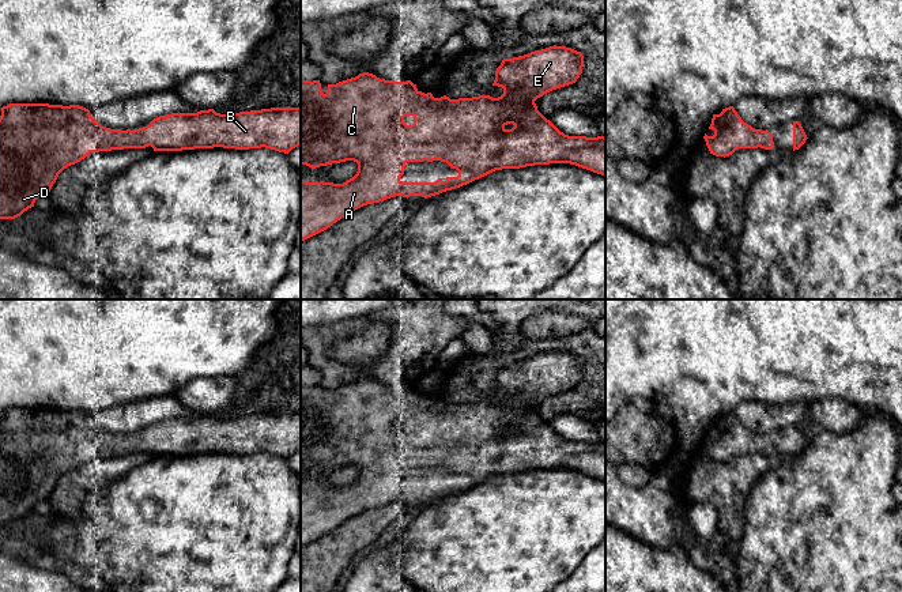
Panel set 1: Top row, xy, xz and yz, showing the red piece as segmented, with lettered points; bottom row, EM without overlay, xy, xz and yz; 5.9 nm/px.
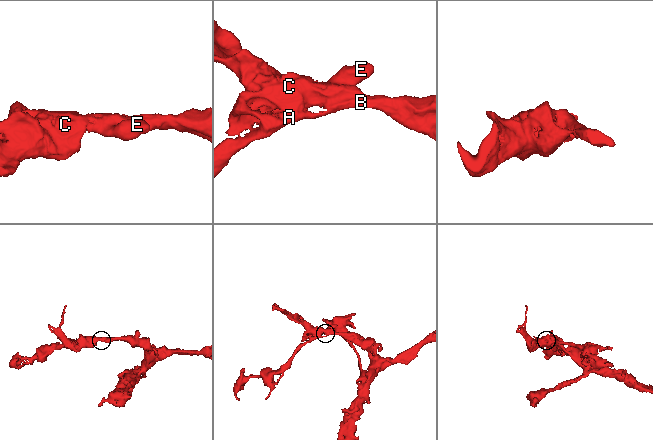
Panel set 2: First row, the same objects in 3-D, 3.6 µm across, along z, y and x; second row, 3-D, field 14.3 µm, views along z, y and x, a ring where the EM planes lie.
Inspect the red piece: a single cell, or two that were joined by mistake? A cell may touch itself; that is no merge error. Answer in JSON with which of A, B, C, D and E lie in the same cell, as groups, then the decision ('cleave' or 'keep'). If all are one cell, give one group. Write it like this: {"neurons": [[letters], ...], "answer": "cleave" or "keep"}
{"neurons": [["A", "B", "C", "D", "E"]], "answer": "keep"}

